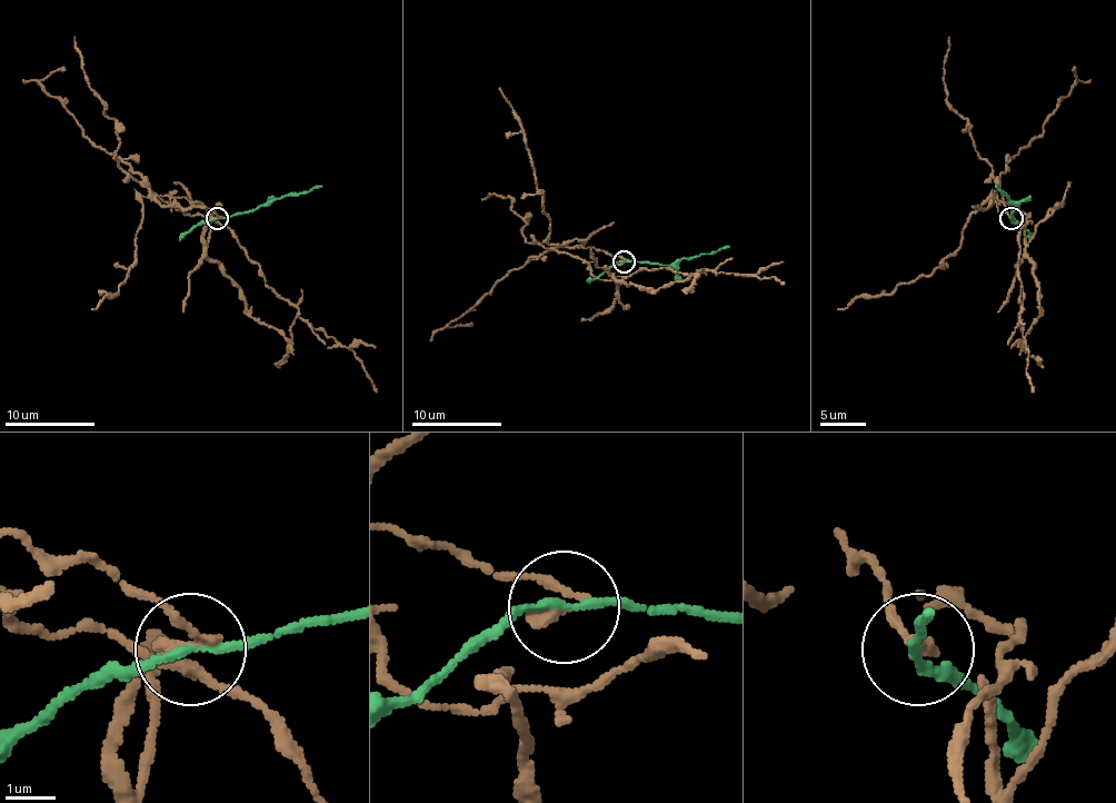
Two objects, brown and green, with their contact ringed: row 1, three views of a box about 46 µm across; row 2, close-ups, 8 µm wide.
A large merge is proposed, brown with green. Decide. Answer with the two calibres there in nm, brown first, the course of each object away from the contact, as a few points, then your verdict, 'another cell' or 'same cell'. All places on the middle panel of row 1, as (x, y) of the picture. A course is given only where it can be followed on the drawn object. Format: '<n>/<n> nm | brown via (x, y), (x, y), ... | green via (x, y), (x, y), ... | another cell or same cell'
280/150 nm | brown via (624, 261), (594, 247), (558, 249), (580, 259), (598, 279), (666, 268), (775, 277), (784, 284) | green via (624, 261), (675, 266), (681, 259), (711, 255), (729, 245) | another cell

